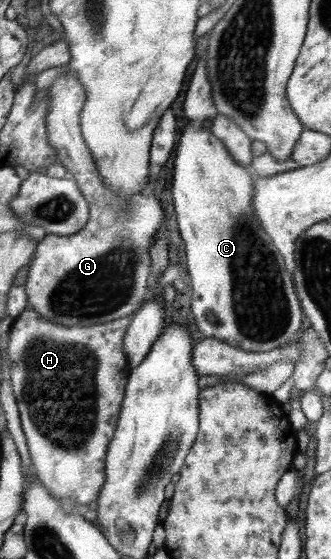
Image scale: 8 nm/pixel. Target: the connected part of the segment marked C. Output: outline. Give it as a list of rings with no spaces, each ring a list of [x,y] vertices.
[[[187,125],[179,138],[179,146],[175,150],[175,160],[173,162],[173,181],[172,181],[172,194],[173,204],[175,207],[175,216],[177,216],[179,234],[185,243],[185,256],[187,257],[187,270],[189,273],[190,284],[192,288],[191,296],[191,317],[192,321],[207,337],[213,337],[217,340],[225,342],[233,348],[239,350],[255,352],[269,352],[275,350],[275,347],[283,346],[294,340],[299,334],[297,330],[301,330],[303,310],[301,308],[299,297],[297,296],[295,286],[293,286],[292,273],[290,273],[284,262],[284,258],[277,251],[276,246],[273,244],[269,234],[263,230],[263,226],[259,224],[259,218],[255,216],[253,210],[253,194],[255,194],[254,179],[243,168],[239,162],[235,162],[235,158],[231,158],[231,154],[225,150],[223,142],[205,128],[194,128],[192,125]]]

